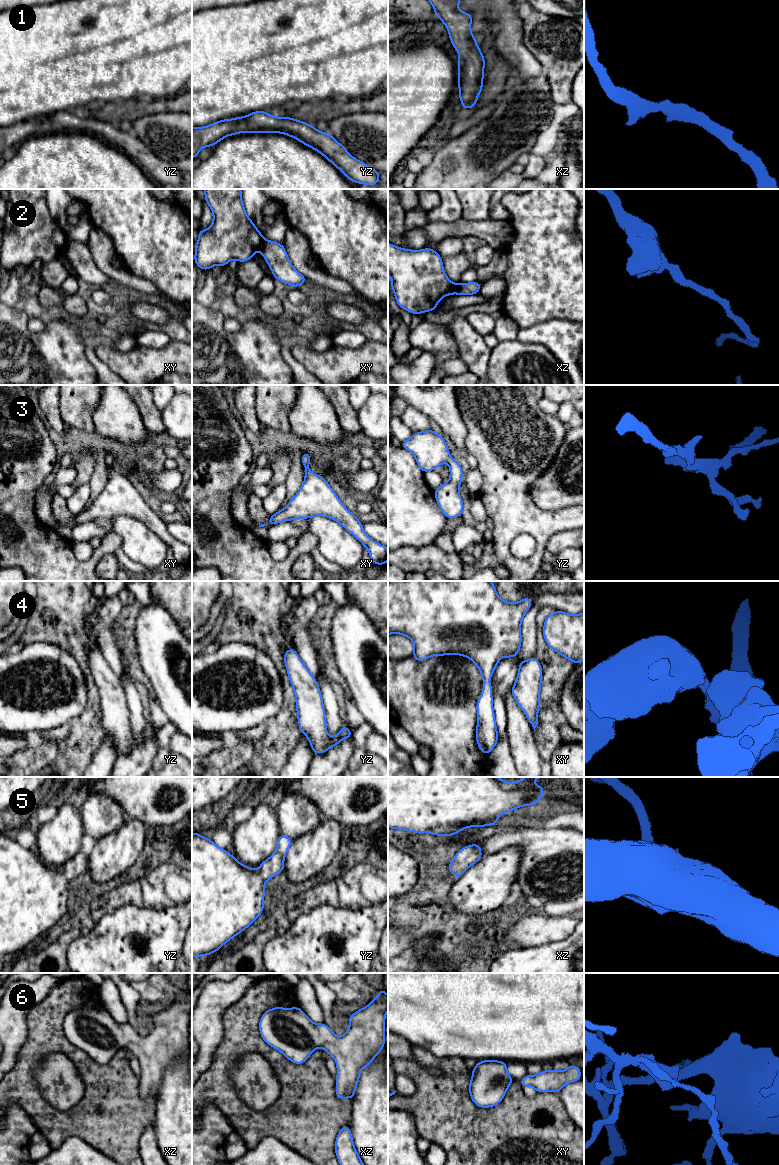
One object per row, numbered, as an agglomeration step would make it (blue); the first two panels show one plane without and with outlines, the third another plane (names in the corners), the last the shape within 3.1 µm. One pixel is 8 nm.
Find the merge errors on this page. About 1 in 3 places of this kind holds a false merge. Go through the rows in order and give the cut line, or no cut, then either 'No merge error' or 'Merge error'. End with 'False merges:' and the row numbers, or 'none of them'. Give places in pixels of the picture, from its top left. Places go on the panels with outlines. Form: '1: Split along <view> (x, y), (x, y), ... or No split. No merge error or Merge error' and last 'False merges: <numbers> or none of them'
1: No split. No merge error
2: Split along xy (264, 239), (258, 248). Merge error
3: No split. No merge error
4: No split. No merge error
5: No split. No merge error
6: No split. No merge error
False merges: 2

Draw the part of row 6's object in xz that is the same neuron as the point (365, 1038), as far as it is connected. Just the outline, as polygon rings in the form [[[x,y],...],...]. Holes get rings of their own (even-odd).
[[[385,988],[379,990],[379,994],[372,1002],[364,1008],[348,1016],[349,1029],[341,1037],[337,1037],[333,1031],[323,1022],[316,1024],[312,1022],[307,1015],[300,1009],[275,1007],[263,1013],[259,1020],[259,1031],[262,1039],[270,1046],[280,1051],[287,1059],[295,1064],[303,1064],[310,1057],[312,1052],[317,1048],[325,1049],[331,1055],[337,1065],[336,1077],[336,1096],[339,1099],[350,1098],[353,1100],[355,1090],[359,1082],[360,1072],[363,1068],[368,1067],[372,1060],[380,1053],[385,1046],[385,1016],[388,1011],[388,995]]]

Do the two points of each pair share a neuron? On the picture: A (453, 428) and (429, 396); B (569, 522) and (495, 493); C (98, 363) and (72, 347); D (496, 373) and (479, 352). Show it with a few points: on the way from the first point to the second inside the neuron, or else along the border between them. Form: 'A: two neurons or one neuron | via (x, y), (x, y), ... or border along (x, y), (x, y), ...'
A: one neuron | via (449, 420), (437, 404)
B: one neuron | via (551, 521), (535, 521), (523, 516), (513, 507)
C: two neurons | border along (84, 347), (86, 358), (97, 374)
D: two neurons | border along (491, 350), (488, 369), (485, 374)

